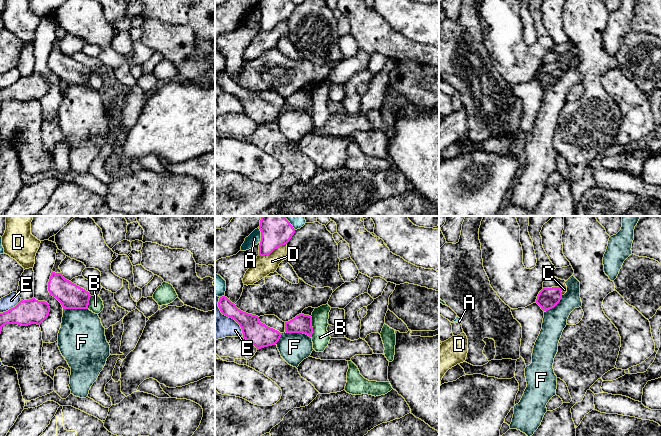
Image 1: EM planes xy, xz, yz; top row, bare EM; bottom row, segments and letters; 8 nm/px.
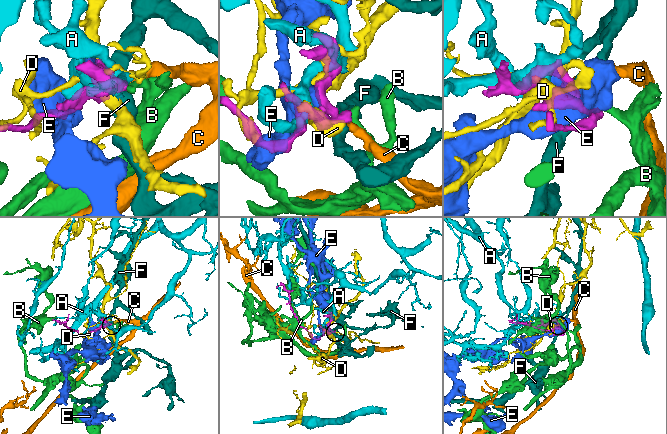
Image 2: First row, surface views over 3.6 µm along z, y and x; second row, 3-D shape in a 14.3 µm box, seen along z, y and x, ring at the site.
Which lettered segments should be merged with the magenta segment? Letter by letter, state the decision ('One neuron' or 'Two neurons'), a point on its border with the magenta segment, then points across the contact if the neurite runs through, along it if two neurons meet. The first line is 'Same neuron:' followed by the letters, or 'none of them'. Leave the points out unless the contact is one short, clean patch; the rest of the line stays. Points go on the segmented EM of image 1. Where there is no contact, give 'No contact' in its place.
Same neuron: C
A: Two neurons. Touches magenta at xz (261, 235)
B: Two neurons. Touches magenta at xz (312, 327). Boundary: xz (310, 316), (312, 324), (311, 337)
C: One neuron. Touches magenta at yz (560, 291). Path across: yz (548, 298), (560, 291), (564, 289)
D: Two neurons. Touches magenta at xz (272, 251)
E: Two neurons. Touches magenta at xy (11, 308)
F: Two neurons. Touches magenta at xz (298, 332). Boundary: xz (285, 331), (302, 332), (310, 337)

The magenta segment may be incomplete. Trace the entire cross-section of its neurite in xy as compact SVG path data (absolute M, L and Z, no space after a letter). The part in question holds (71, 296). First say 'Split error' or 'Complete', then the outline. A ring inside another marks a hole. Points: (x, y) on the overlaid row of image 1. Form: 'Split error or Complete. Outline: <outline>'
Complete. Outline: M52 271L48 291L61 303L63 309L88 309L90 293L65 279L62 273Z

